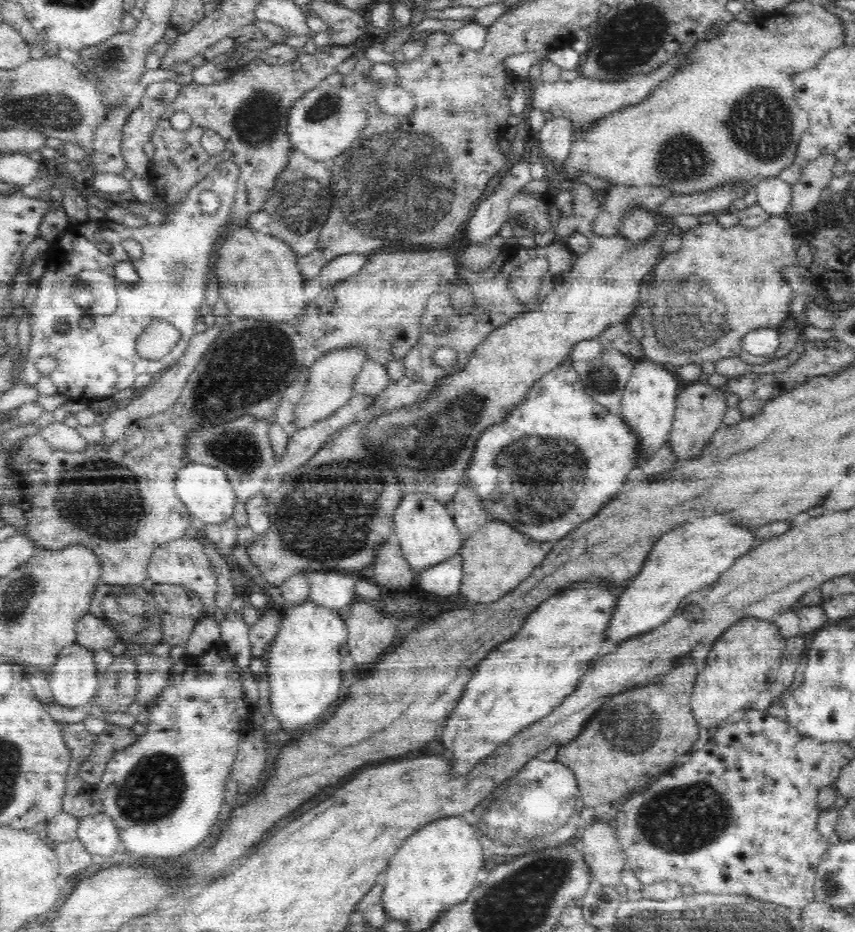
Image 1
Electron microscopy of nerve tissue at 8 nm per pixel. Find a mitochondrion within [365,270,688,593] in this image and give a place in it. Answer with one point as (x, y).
(548, 475)

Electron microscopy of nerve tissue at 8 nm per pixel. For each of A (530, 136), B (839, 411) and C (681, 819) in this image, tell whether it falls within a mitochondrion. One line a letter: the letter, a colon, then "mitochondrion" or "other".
A: other
B: other
C: mitochondrion

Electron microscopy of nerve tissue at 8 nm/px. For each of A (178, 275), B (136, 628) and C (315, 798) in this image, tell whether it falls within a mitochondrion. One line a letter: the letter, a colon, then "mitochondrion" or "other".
A: mitochondrion
B: mitochondrion
C: other

